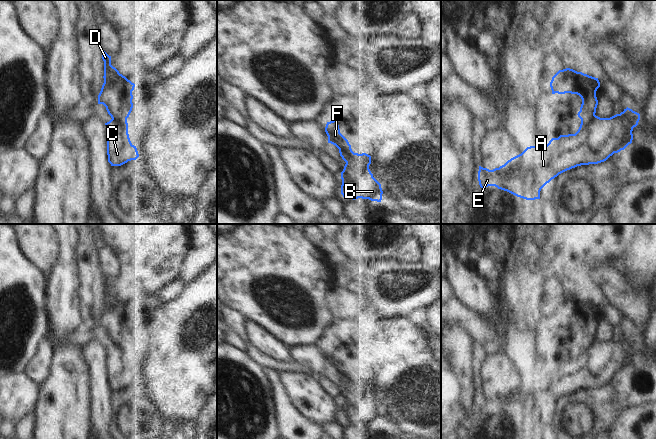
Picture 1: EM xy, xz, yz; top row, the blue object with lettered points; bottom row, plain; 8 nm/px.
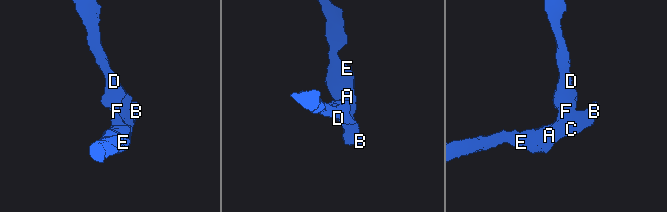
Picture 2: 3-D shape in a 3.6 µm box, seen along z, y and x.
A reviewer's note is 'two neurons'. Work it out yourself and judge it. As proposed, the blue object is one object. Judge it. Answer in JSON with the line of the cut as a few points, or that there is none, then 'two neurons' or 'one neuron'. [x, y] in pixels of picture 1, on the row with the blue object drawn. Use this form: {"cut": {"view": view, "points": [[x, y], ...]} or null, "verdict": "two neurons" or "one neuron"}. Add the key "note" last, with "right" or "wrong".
{"cut": {"view": "xz", "points": [[350, 147], [347, 143], [338, 148]]}, "verdict": "two neurons", "note": "right"}

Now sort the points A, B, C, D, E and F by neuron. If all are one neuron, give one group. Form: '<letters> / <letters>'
A B C E / D F

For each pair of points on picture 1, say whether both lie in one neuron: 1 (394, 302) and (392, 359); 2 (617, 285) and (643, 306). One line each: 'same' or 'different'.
1: different
2: same

